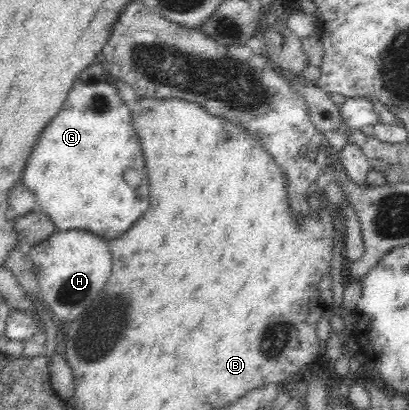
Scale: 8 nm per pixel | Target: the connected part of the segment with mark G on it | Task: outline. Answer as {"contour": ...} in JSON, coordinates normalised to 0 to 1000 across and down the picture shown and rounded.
{"contour":[[[193,190],[181,200],[176,220],[166,227],[164,241],[152,254],[147,276],[112,305],[112,315],[103,320],[93,349],[83,354],[83,373],[73,378],[56,412],[51,439],[59,454],[83,471],[88,498],[98,500],[100,515],[108,517],[139,554],[139,561],[208,561],[210,566],[230,568],[244,580],[279,583],[289,578],[293,568],[303,568],[337,529],[347,529],[347,515],[362,510],[362,471],[367,471],[367,451],[362,451],[362,415],[355,395],[355,378],[347,368],[345,344],[333,324],[323,276],[315,268],[315,259],[293,237],[286,212],[279,202],[259,200],[254,190],[247,190],[232,200],[203,200]]]}

